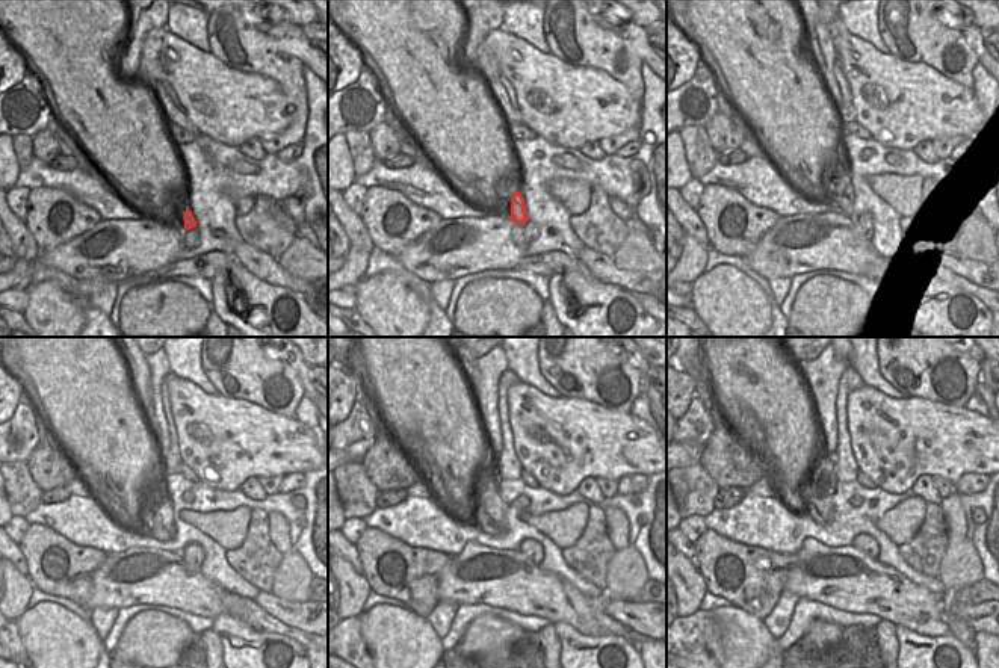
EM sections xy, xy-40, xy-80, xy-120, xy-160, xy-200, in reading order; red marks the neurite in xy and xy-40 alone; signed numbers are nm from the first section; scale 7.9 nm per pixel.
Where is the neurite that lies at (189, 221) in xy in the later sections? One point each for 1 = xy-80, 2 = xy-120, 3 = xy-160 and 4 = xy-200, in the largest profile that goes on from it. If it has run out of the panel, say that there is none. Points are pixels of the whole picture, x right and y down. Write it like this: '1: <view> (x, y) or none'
1: xy-80 (845, 195)
2: xy-120 (160, 525)
3: xy-160 (491, 513)
4: xy-200 (819, 493)

